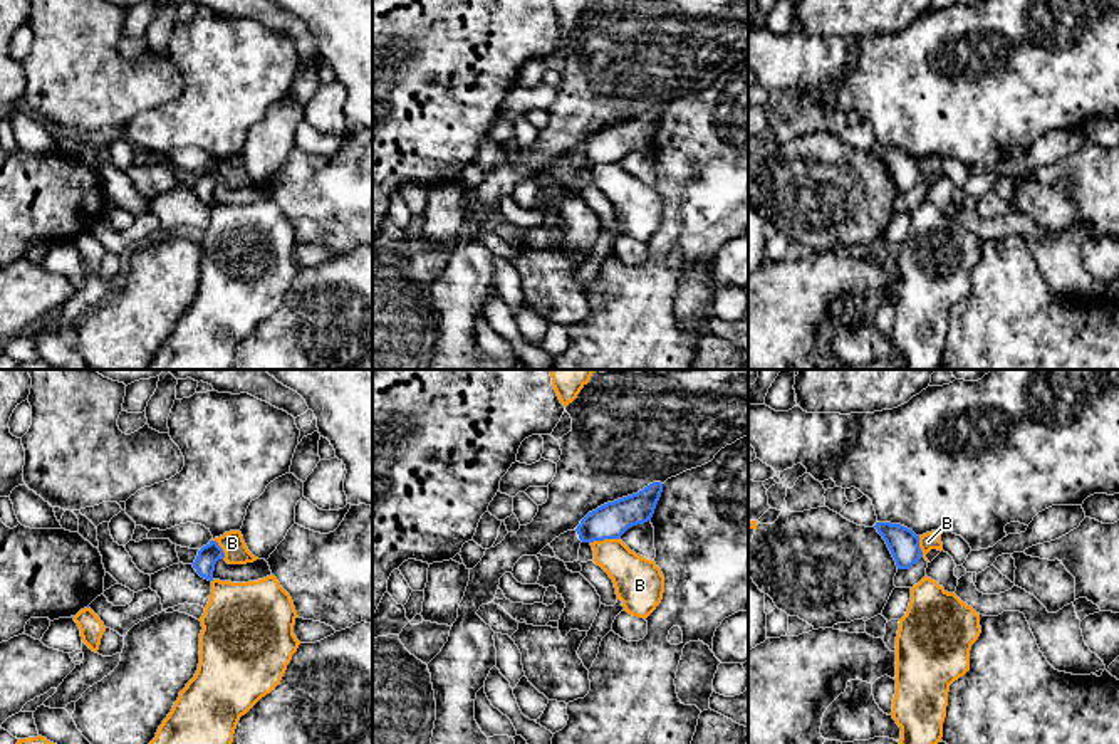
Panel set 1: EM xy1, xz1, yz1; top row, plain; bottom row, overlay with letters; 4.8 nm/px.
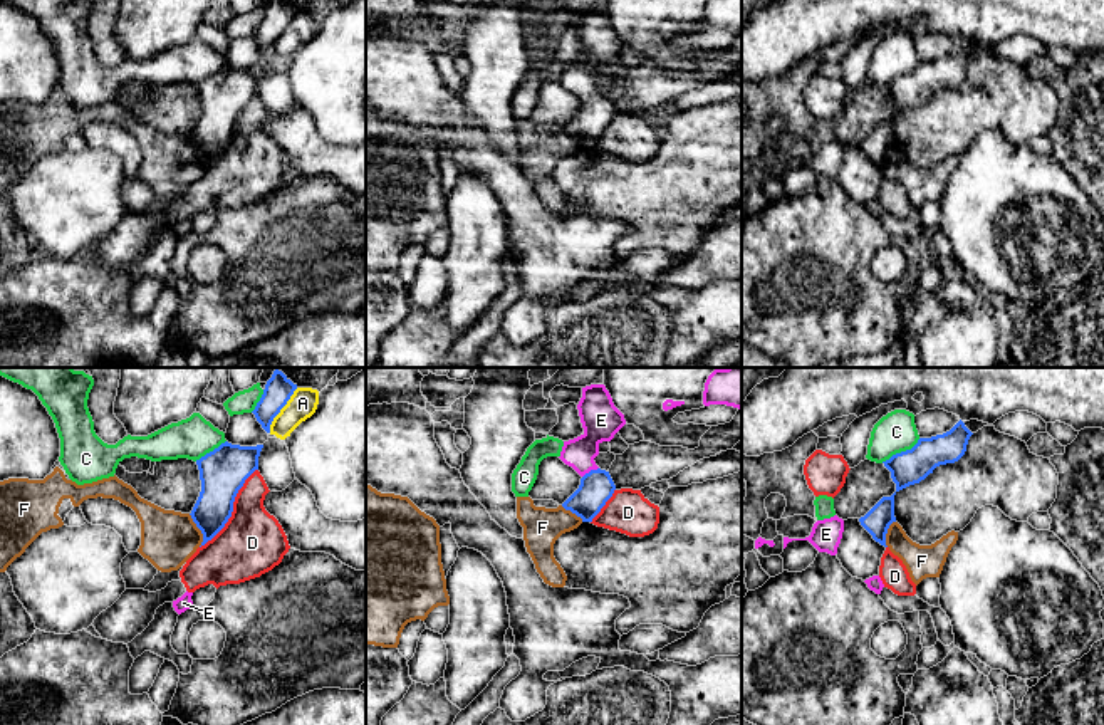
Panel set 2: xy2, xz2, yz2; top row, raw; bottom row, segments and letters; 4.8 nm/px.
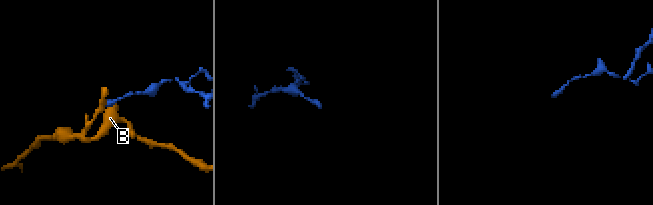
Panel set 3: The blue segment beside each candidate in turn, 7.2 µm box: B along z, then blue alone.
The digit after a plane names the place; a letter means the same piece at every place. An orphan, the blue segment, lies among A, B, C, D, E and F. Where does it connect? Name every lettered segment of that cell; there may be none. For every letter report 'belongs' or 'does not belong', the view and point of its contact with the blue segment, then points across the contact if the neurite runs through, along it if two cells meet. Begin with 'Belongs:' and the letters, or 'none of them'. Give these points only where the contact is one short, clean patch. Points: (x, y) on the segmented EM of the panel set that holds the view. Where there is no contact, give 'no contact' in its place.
Belongs: E
A: does not belong | xy2 (281, 408) | along xy2 (297, 388), (274, 418), (269, 432)
B: does not belong | xz1 (604, 538)
C: does not belong | yz2 (901, 452)
D: does not belong | xy2 (232, 509) | along xy2 (257, 469), (239, 490), (229, 521), (200, 547)
E: belongs | xz2 (591, 470) | across xz2 (596, 487), (591, 470), (588, 443), (601, 420)
F: does not belong | xy2 (200, 529)

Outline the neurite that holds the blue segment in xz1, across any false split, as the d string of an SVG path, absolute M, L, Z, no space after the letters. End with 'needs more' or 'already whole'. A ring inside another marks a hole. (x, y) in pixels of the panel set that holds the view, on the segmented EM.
M653 482L638 494L607 502L589 512L577 526L582 542L619 539L629 527L651 521L663 484Z; already whole

